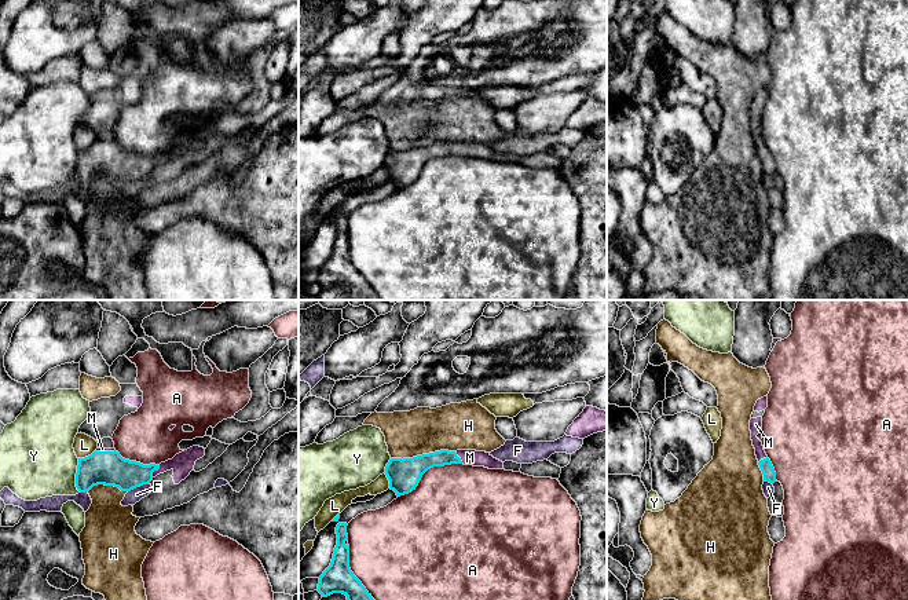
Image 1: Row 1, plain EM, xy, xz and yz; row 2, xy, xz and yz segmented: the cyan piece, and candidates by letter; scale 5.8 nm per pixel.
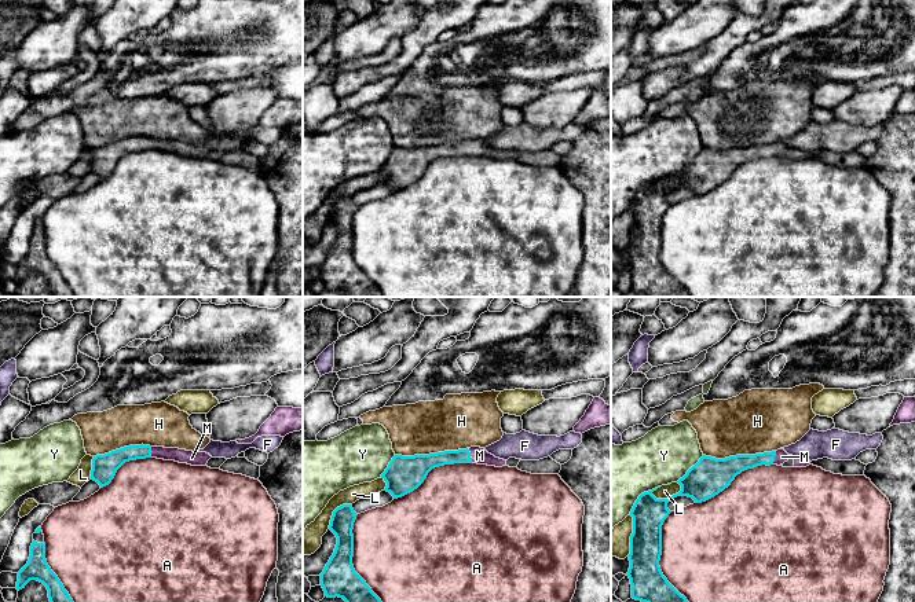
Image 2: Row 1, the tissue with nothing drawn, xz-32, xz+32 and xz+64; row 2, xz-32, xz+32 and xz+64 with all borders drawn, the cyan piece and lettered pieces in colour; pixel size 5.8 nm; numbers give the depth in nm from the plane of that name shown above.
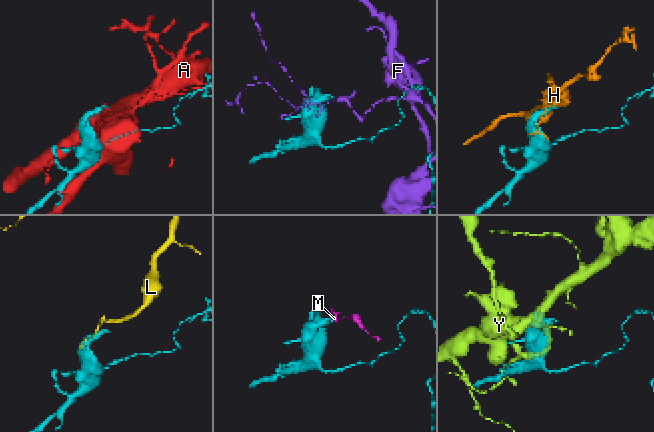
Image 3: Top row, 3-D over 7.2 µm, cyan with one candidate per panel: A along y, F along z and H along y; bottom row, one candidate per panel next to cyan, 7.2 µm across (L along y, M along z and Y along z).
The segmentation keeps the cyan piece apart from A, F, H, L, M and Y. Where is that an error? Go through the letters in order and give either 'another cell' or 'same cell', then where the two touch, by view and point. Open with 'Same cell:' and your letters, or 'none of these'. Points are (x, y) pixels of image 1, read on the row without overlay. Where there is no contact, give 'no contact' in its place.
Same cell: M
A: another cell | xz (427, 161)
F: another cell | xy (138, 178)
H: another cell | xz (423, 146)
L: another cell | xy (85, 149)
M: same cell | xy (154, 161)
Y: another cell | xy (76, 167)

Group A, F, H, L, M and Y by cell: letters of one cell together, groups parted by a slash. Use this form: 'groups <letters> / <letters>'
groups A / F / H / L / M / Y

